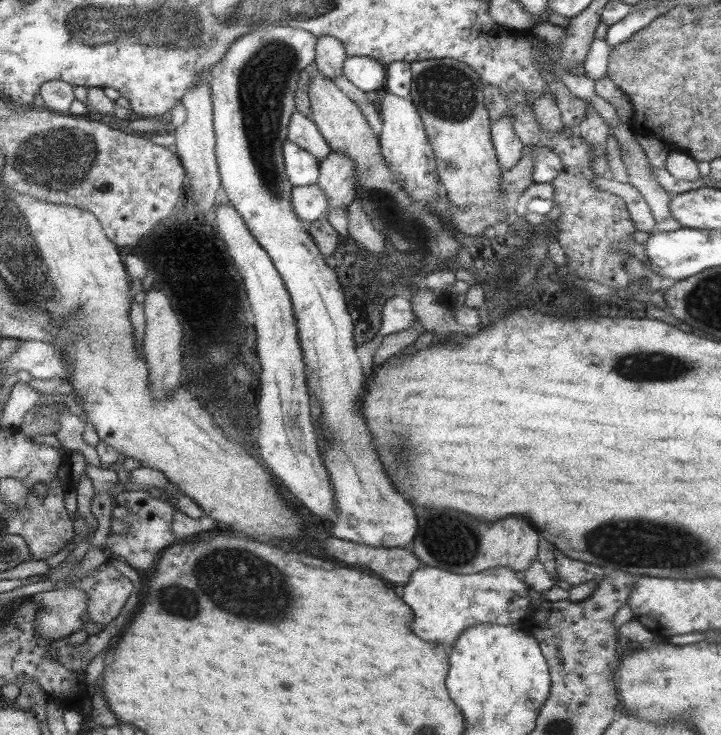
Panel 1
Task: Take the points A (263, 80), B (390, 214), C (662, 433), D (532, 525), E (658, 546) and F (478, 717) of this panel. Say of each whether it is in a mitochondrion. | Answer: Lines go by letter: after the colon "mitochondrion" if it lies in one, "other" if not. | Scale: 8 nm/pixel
A: mitochondrion
B: mitochondrion
C: other
D: other
E: mitochondrion
F: other

